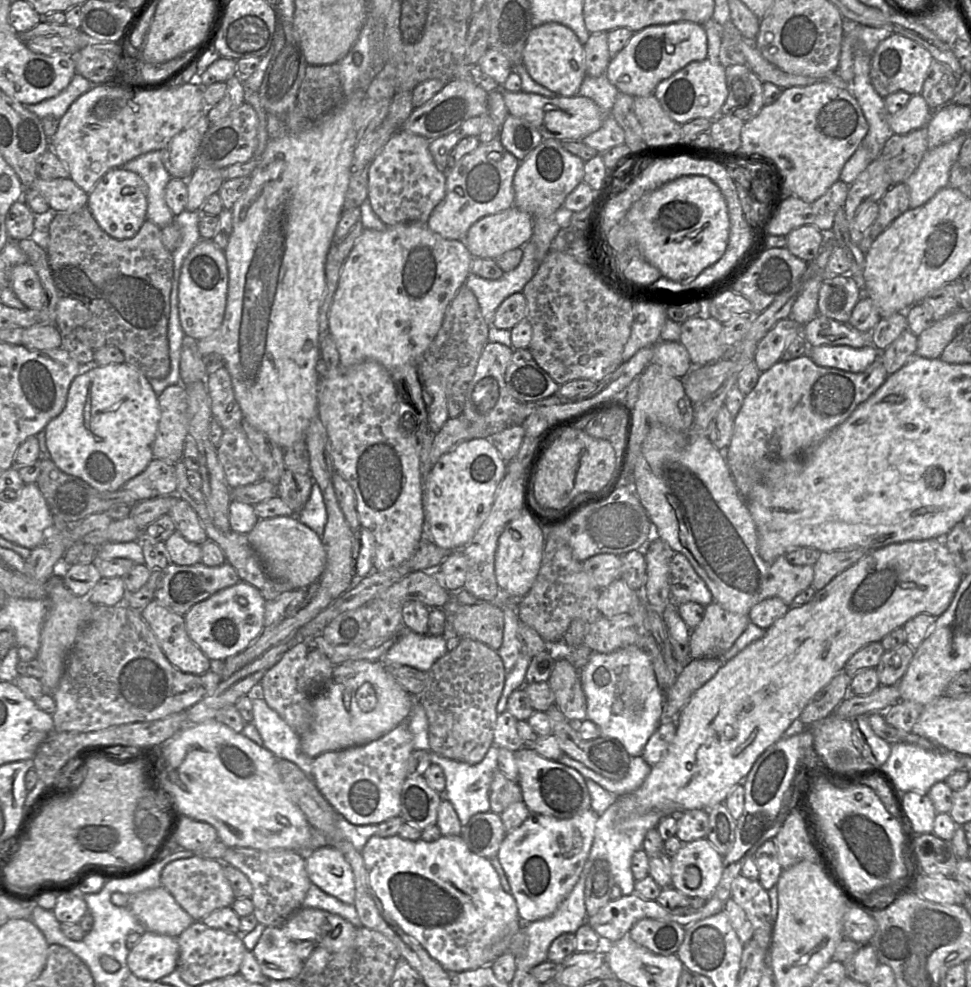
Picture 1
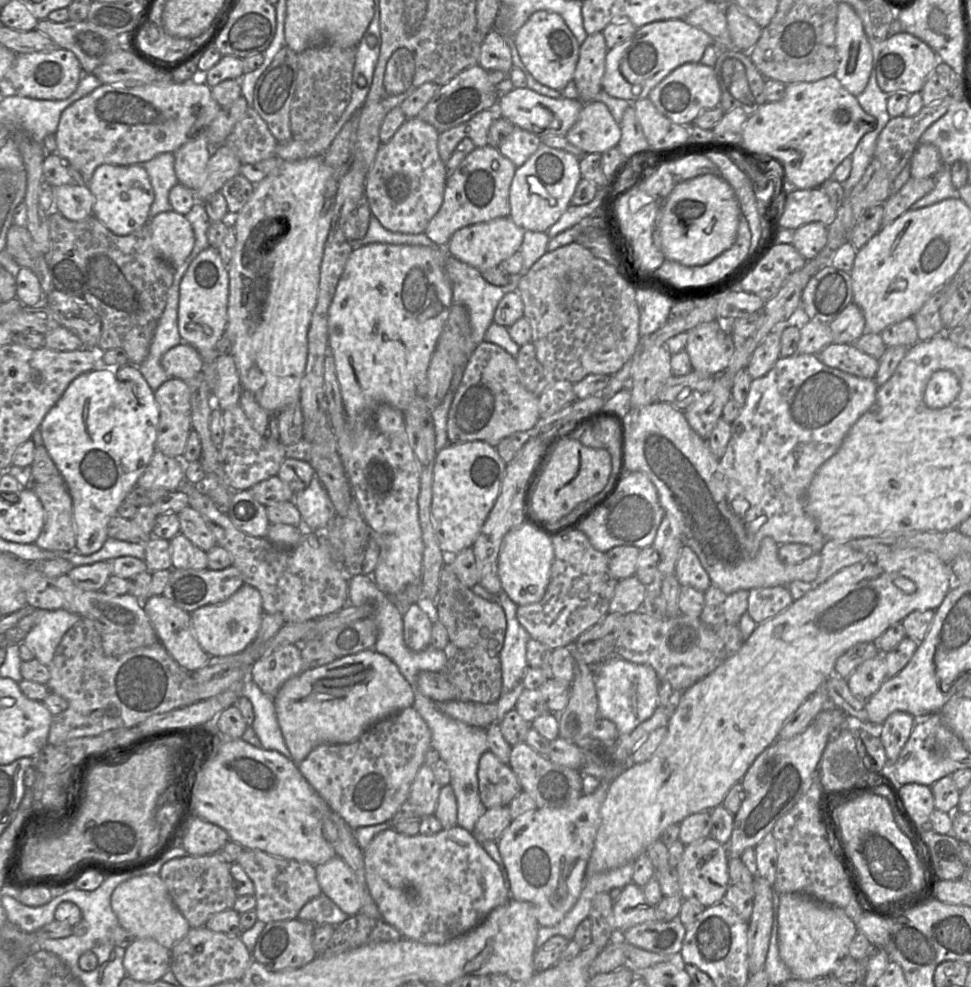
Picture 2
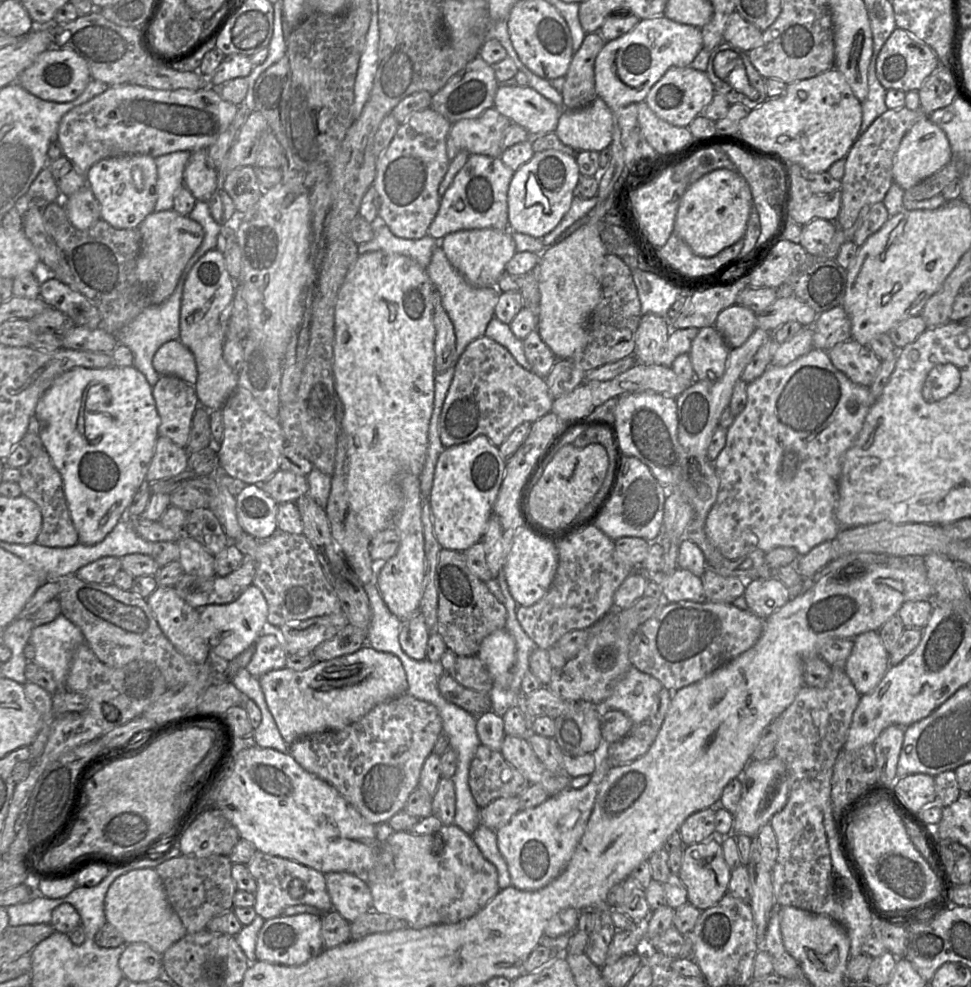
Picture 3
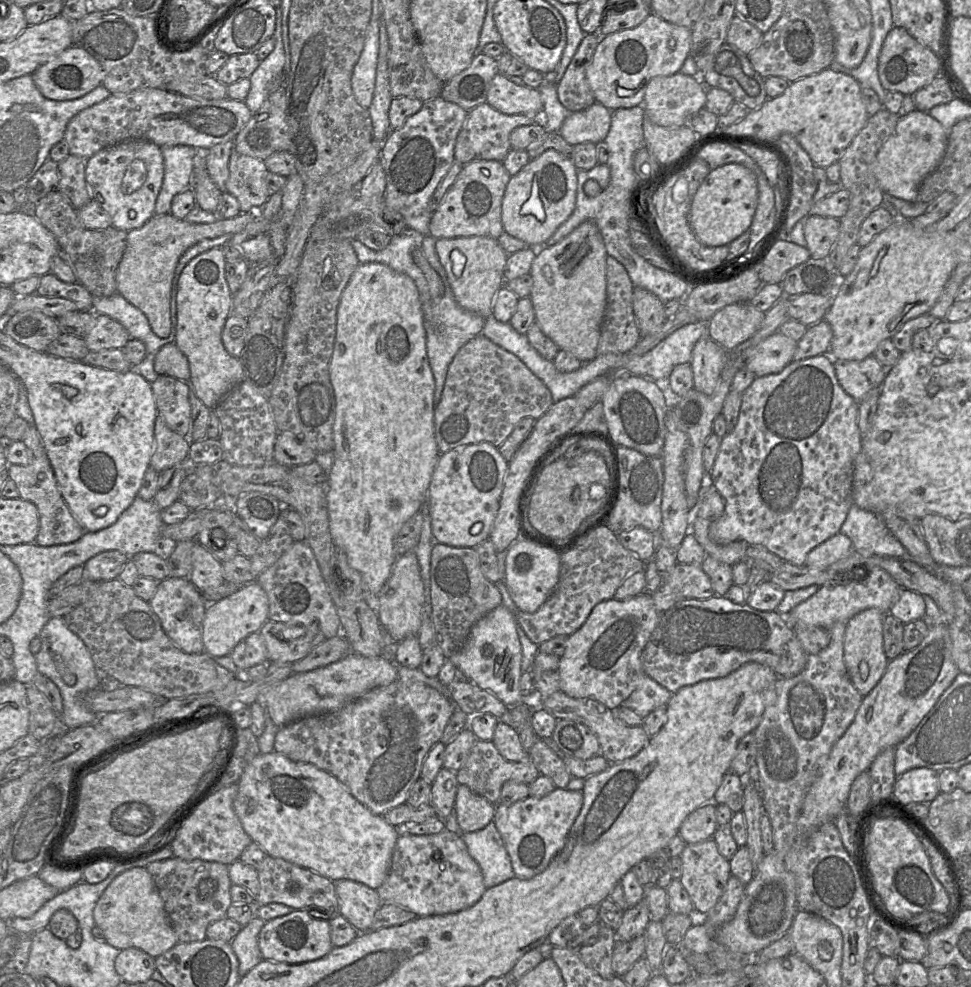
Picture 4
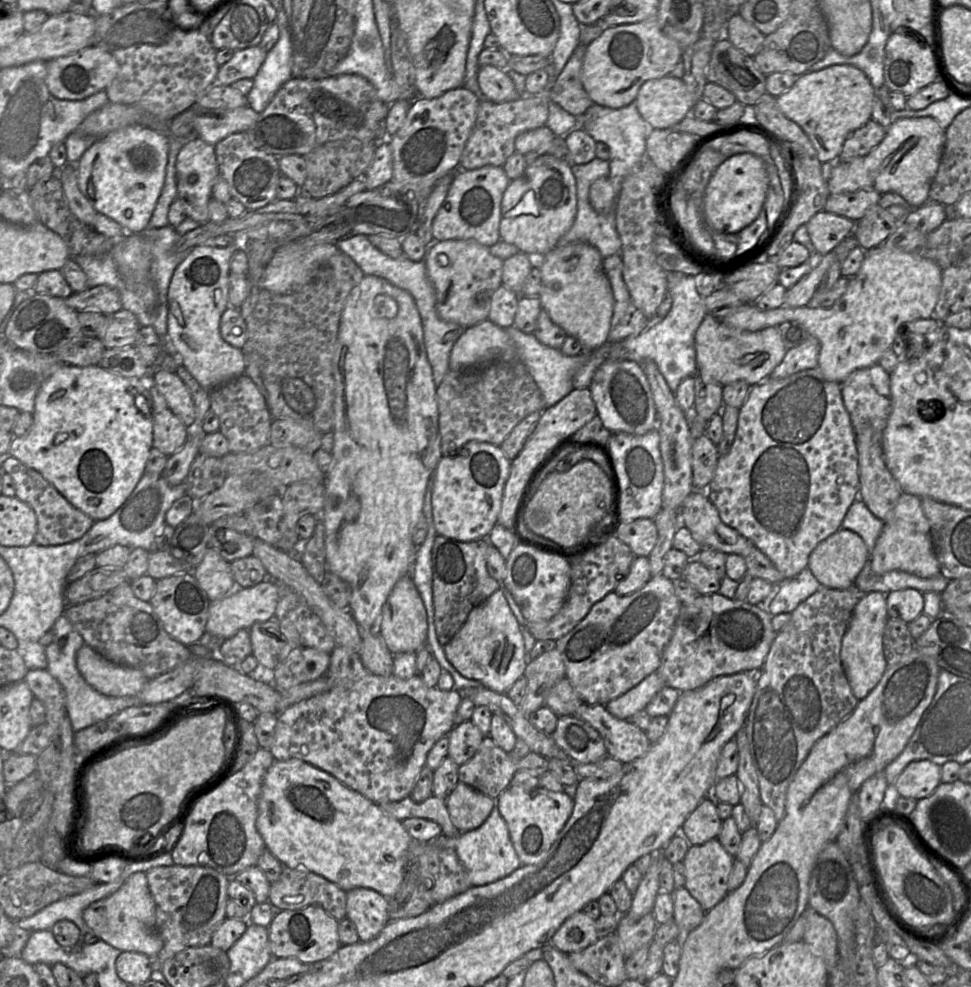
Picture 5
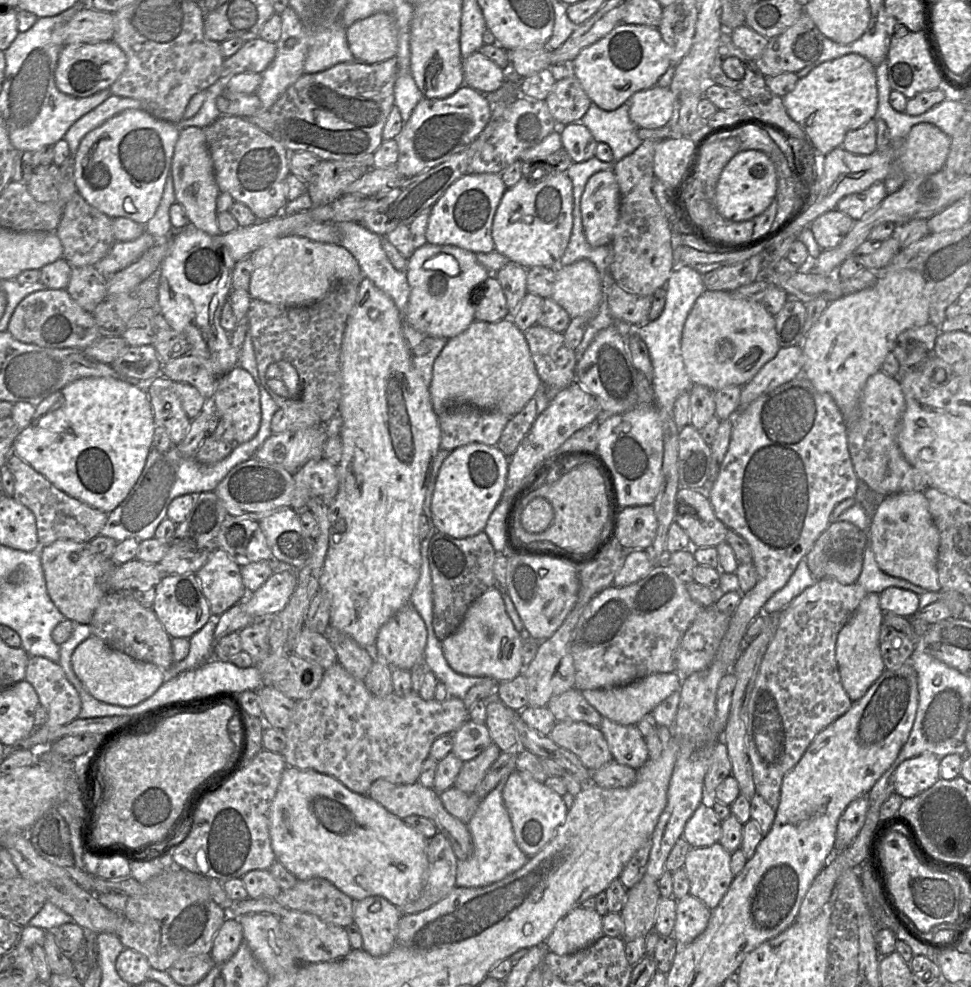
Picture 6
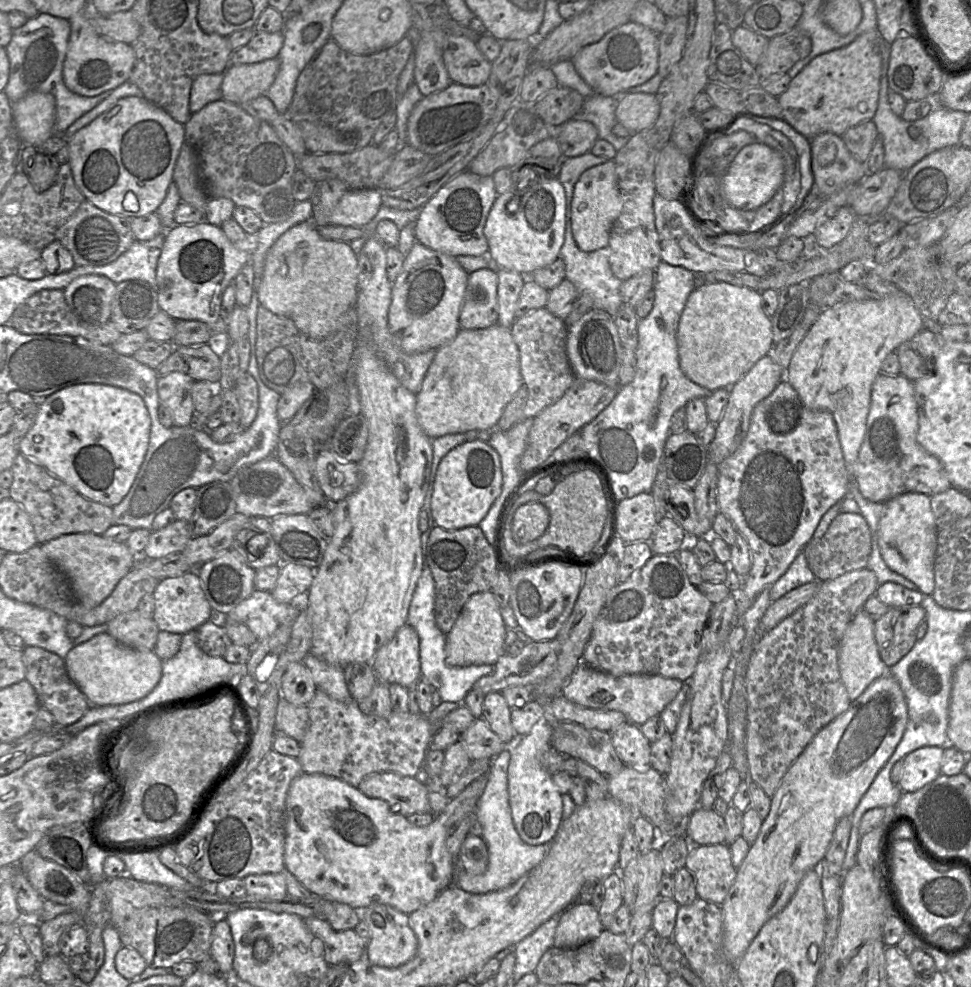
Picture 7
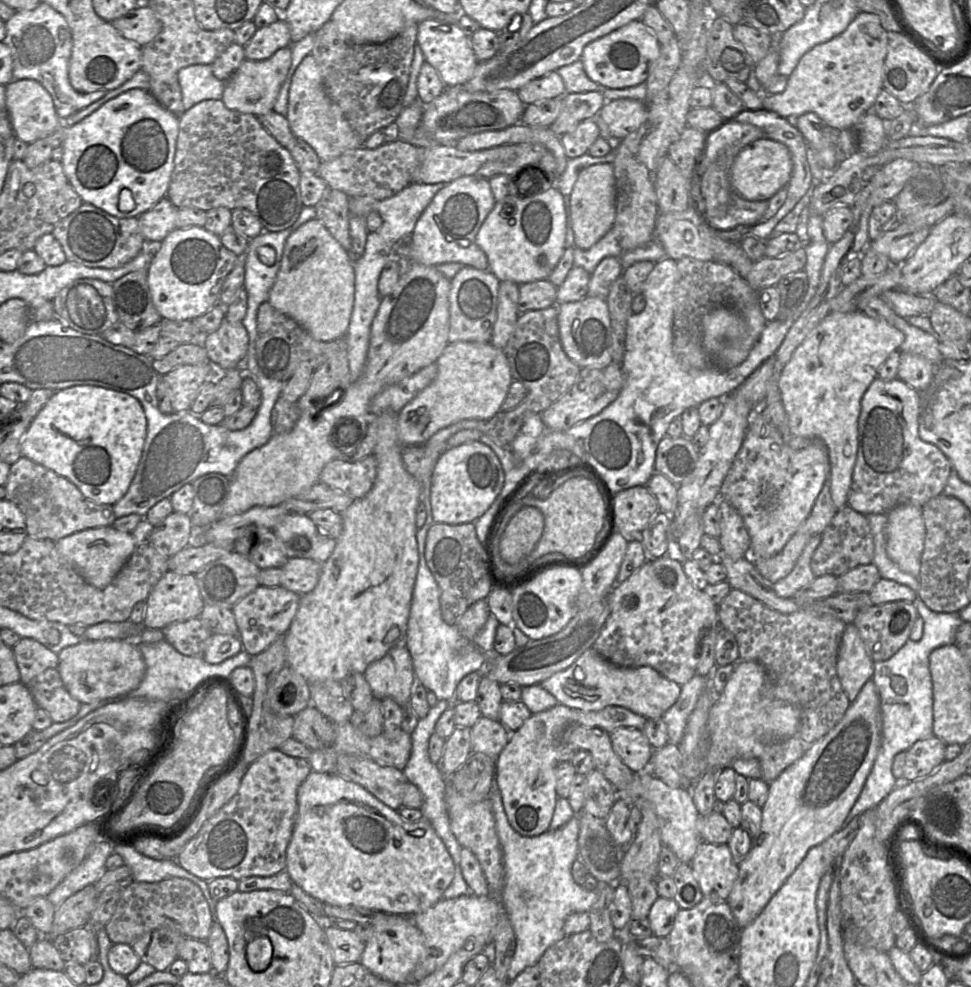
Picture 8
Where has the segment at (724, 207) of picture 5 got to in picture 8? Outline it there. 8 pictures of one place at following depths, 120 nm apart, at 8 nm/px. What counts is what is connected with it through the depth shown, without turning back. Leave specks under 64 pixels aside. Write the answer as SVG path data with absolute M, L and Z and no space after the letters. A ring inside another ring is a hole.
M763 137L745 146L735 157L731 167L731 185L734 191L749 201L768 201L790 181L793 162L789 149L783 143Z

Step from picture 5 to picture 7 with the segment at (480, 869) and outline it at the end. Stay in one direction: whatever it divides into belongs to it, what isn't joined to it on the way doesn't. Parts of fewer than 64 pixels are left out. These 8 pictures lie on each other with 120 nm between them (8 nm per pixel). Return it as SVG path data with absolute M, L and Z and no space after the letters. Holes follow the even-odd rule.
M505 748L491 759L486 788L475 810L475 829L484 839L489 853L487 870L481 875L471 875L461 870L455 880L464 891L485 894L504 889L538 865L548 854L550 843L531 845L524 842L516 830L512 818L508 793L508 766L510 748Z

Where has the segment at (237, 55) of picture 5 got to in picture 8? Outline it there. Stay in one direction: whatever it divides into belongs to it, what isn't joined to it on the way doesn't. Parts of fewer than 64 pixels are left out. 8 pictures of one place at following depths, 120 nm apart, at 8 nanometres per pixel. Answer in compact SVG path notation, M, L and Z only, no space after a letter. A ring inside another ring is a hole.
M281 16L274 23L257 28L244 47L246 60L262 61L270 58L276 51L292 44L289 27Z

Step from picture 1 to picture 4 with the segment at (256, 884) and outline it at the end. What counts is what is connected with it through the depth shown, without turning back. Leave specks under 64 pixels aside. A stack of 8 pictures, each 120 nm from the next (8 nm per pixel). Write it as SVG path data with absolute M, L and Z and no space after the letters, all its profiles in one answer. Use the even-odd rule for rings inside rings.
M267 856L257 868L260 891L255 897L255 906L280 903L294 910L317 908L323 911L328 919L340 914L339 900L334 881L309 869L294 865L280 858Z

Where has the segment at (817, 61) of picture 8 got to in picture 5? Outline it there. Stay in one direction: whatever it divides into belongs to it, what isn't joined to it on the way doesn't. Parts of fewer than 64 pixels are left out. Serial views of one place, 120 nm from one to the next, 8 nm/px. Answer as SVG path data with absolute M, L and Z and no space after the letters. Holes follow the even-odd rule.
M841 64L797 76L793 86L776 99L782 113L807 134L819 161L826 163L835 162L845 140L871 119L875 95L876 89L861 69Z

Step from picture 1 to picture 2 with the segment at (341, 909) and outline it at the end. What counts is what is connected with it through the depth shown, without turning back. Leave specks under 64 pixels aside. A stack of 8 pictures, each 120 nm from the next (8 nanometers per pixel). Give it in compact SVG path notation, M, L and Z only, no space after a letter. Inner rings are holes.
M323 893L309 901L300 910L297 919L315 925L341 924L349 915L344 913L331 899Z

